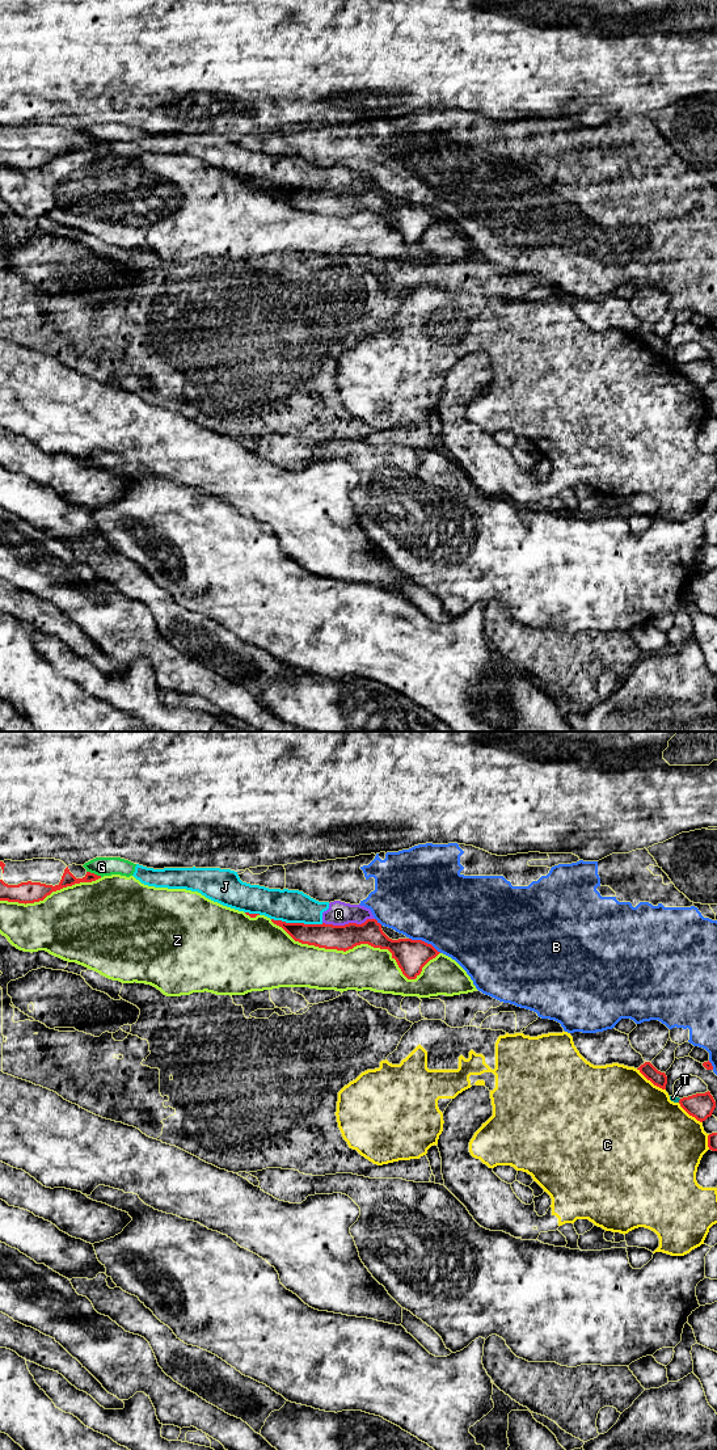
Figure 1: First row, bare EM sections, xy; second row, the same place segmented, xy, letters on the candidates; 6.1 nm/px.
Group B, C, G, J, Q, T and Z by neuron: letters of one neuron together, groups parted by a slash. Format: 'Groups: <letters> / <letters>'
Groups: B / C / G J Q / T / Z

